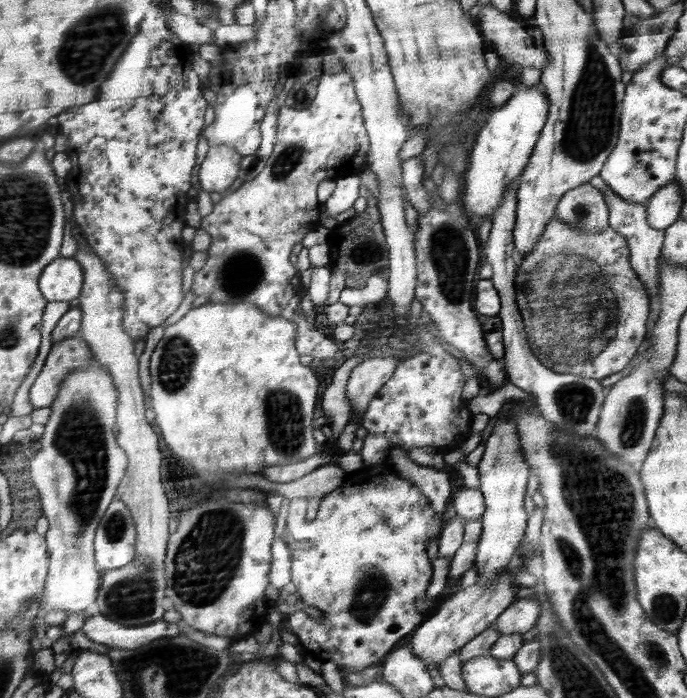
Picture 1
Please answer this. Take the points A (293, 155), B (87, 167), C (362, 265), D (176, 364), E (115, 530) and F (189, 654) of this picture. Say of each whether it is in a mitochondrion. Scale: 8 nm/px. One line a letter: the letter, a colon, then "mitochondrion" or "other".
A: mitochondrion
B: other
C: mitochondrion
D: mitochondrion
E: mitochondrion
F: mitochondrion

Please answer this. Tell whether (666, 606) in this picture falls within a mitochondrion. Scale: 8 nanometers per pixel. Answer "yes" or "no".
yes

